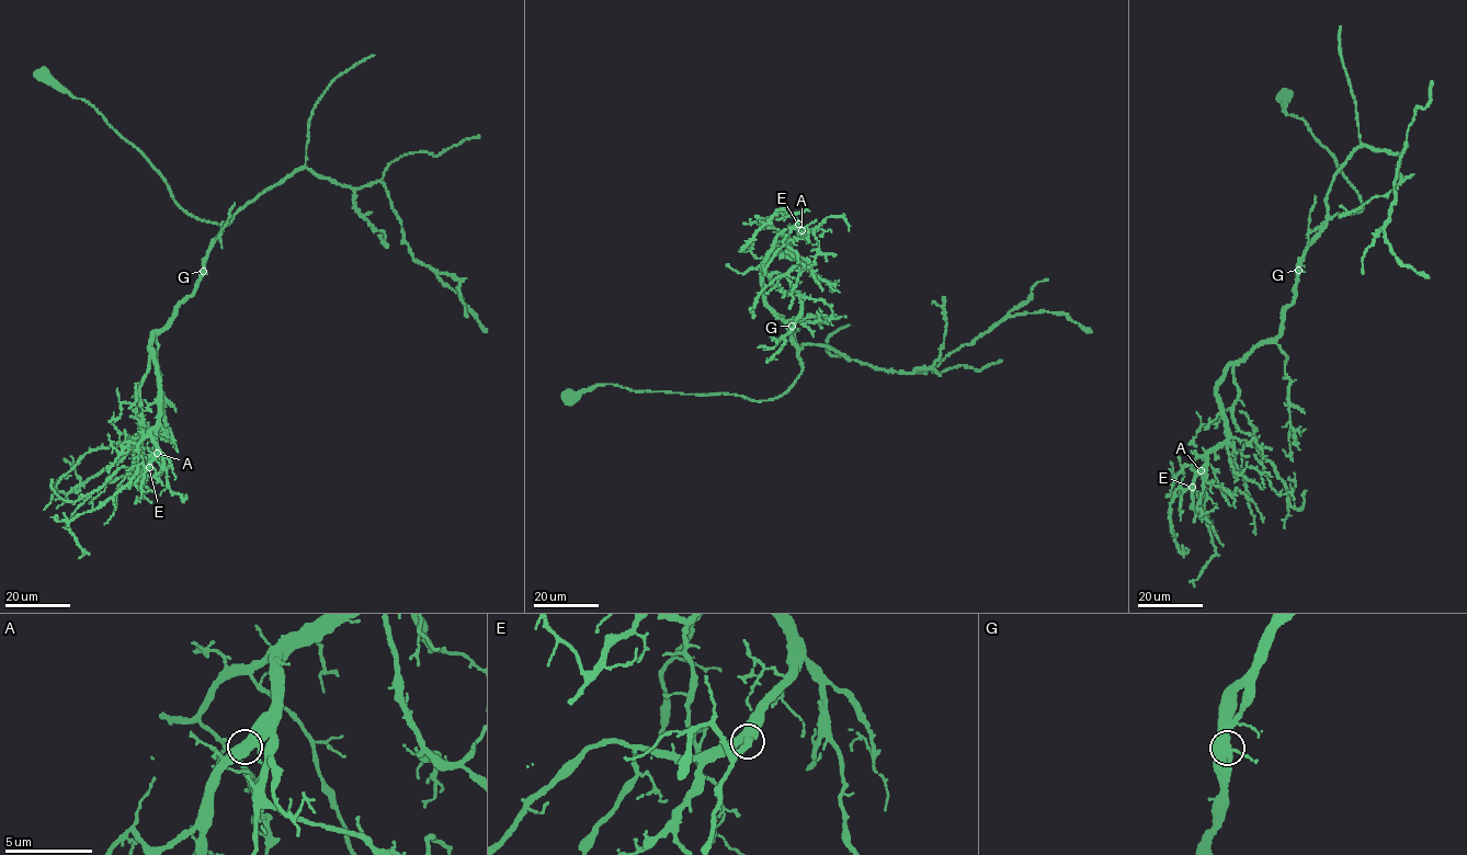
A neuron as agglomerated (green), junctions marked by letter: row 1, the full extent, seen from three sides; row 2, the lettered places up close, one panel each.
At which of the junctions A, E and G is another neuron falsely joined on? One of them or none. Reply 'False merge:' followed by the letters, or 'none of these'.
False merge: none of these

